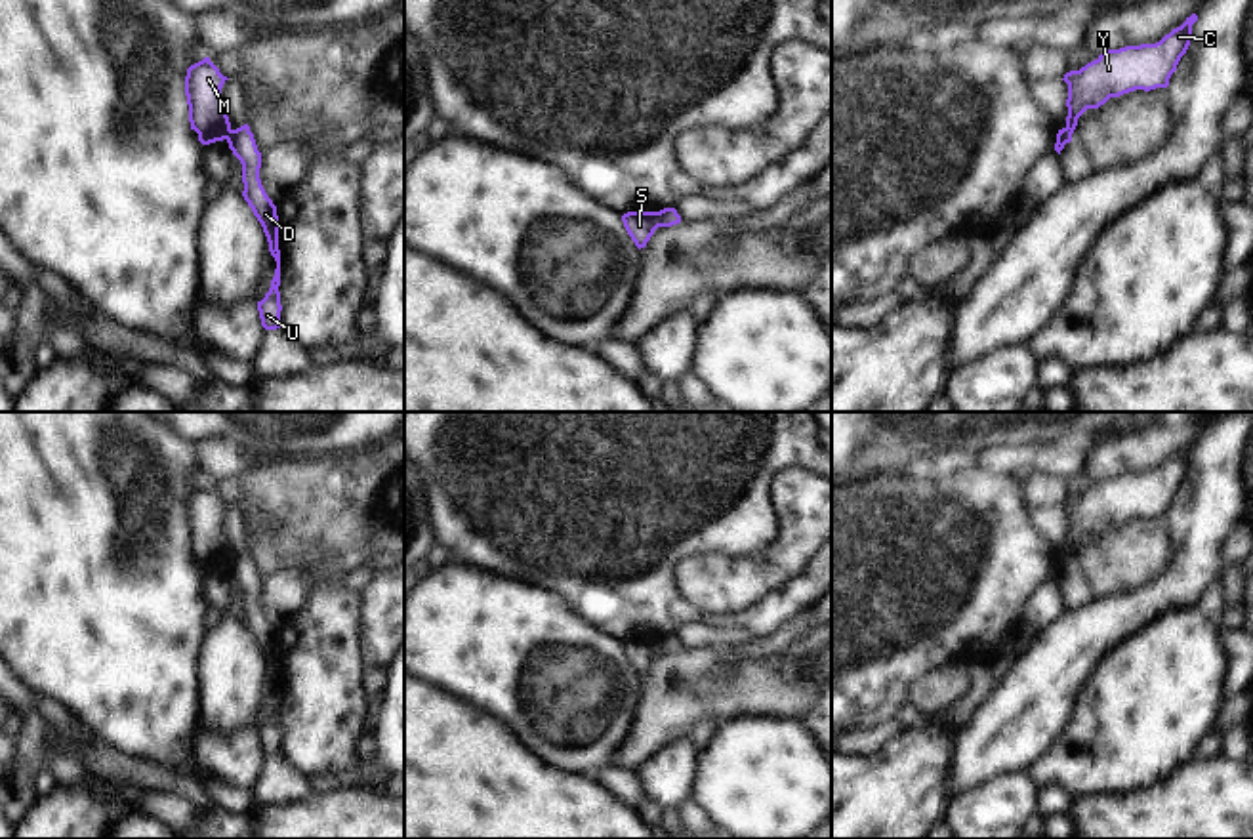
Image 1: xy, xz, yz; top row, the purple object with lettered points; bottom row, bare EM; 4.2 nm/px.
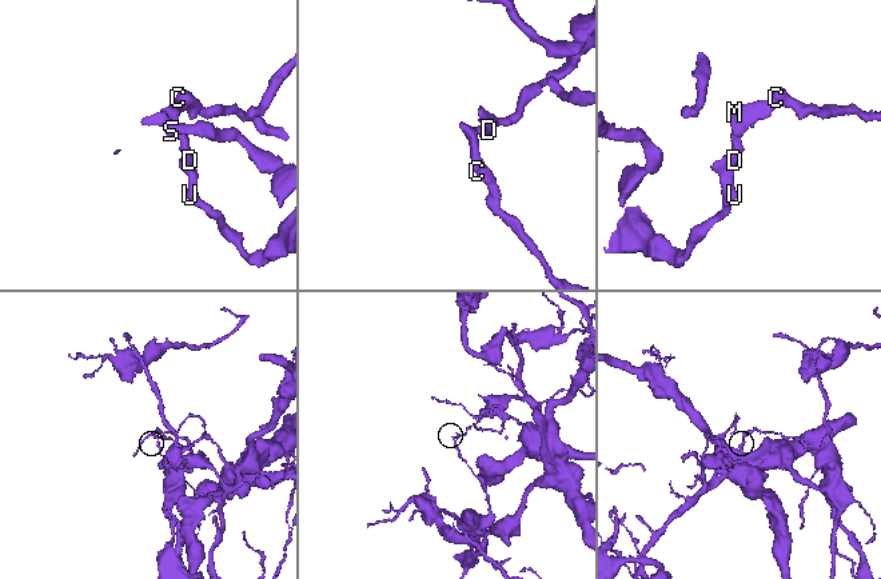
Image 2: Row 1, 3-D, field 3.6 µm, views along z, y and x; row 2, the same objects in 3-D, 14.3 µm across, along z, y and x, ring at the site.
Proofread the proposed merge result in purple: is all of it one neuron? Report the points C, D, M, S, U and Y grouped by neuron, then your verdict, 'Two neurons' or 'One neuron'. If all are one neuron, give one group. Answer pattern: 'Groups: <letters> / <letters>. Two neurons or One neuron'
Groups: C M S Y / D U. Two neurons.

